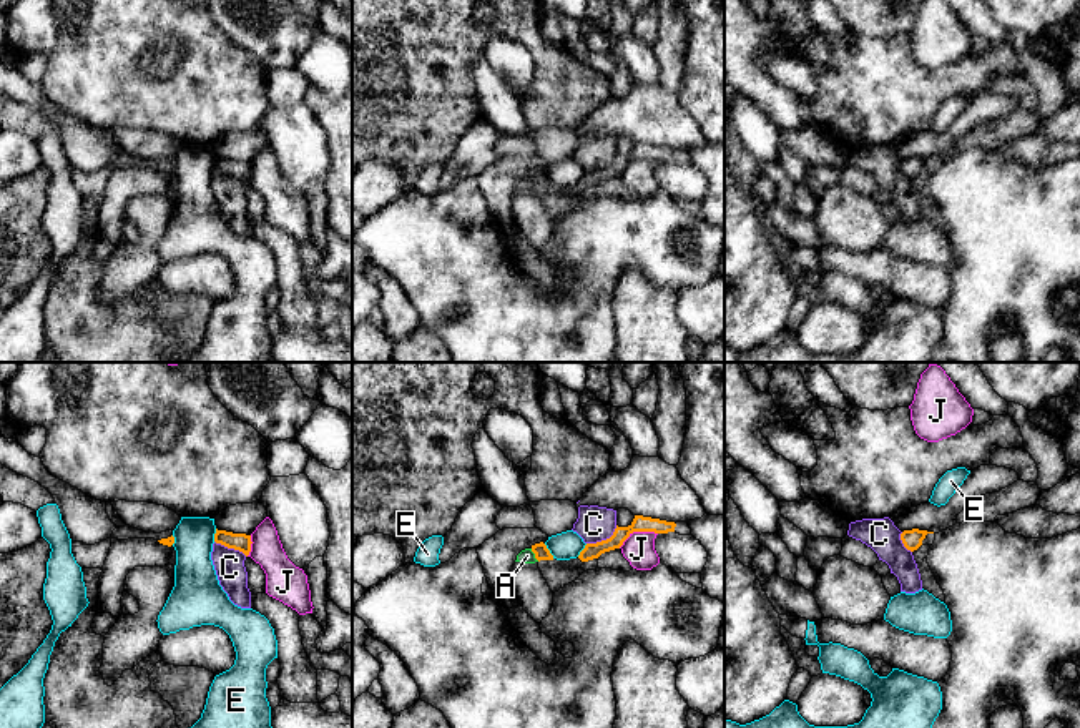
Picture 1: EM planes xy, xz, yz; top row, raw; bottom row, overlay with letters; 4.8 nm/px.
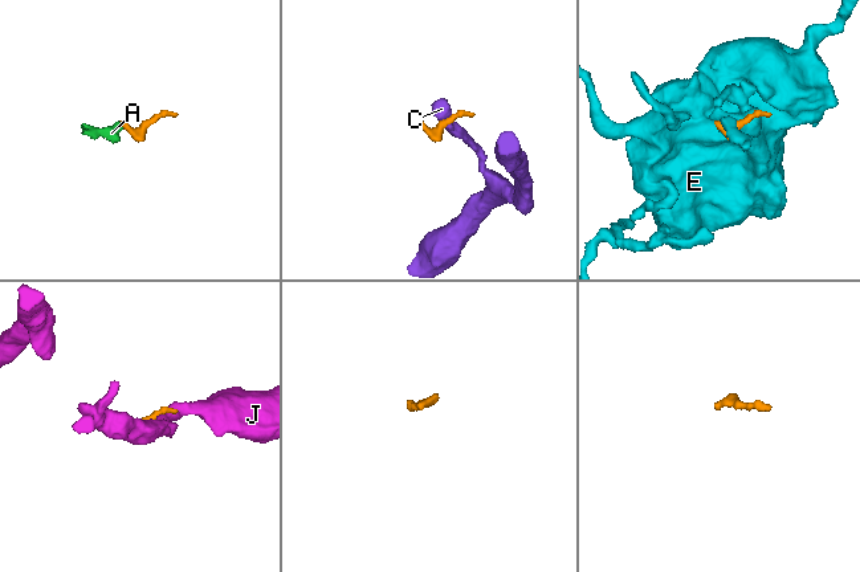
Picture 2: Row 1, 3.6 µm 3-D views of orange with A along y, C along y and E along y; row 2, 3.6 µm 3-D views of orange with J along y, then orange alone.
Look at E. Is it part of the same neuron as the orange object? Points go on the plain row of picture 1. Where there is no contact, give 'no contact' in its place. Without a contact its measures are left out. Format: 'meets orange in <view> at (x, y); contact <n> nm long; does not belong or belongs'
meets orange in xz at (549, 178); contact 90 nm long; does not belong

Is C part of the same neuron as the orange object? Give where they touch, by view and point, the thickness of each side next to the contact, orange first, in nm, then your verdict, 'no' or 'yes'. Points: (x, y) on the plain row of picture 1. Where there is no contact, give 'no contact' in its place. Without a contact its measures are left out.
xz (603, 168) | 80/170 nm | no

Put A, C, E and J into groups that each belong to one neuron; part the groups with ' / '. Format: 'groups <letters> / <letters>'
groups A / C / E / J

